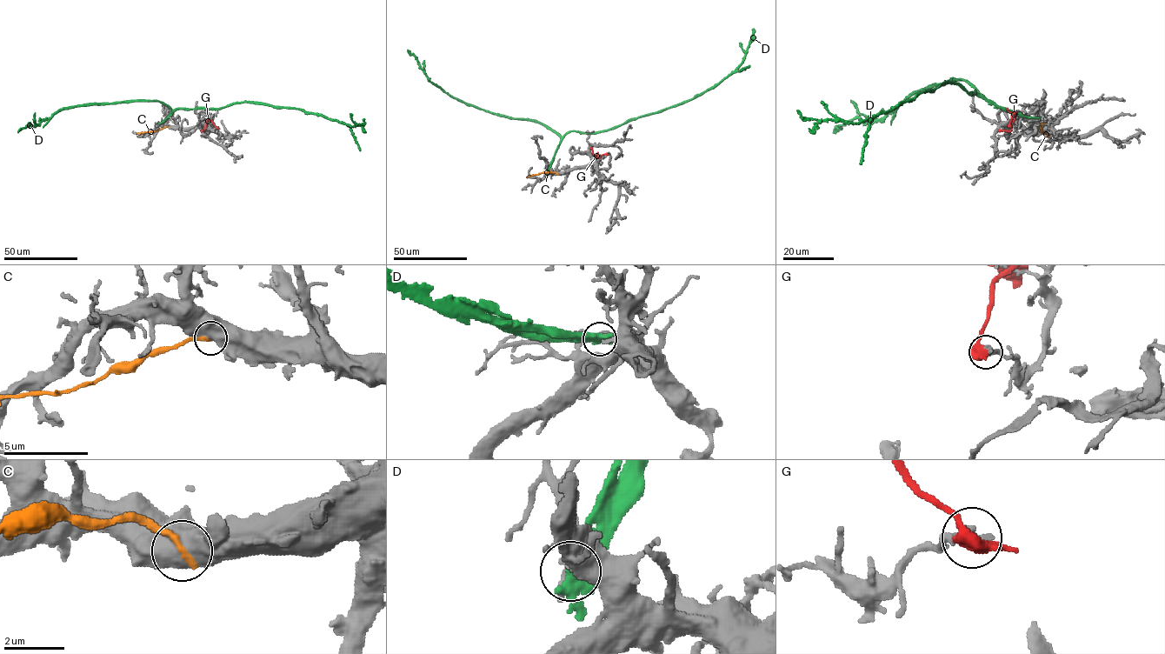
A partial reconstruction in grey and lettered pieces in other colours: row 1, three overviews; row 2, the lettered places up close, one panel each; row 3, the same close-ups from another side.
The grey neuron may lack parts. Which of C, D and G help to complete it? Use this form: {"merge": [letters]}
{"merge": []}

